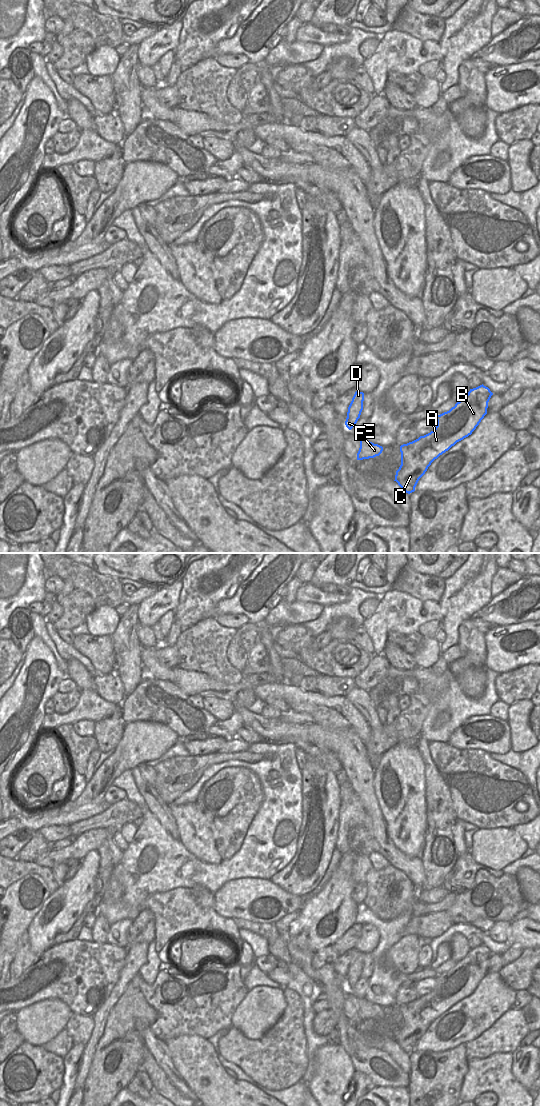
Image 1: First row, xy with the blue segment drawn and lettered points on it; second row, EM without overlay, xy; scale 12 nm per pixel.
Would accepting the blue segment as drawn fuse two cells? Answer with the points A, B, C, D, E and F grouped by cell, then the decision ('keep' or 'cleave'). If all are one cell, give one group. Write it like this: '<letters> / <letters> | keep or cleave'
A B C D E F | keep

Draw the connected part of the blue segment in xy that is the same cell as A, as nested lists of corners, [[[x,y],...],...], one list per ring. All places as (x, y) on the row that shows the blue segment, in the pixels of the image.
[[[483,384],[470,389],[465,398],[449,411],[436,416],[437,426],[433,431],[400,446],[401,465],[394,481],[402,490],[408,494],[414,492],[431,463],[472,434],[487,414],[492,395]]]

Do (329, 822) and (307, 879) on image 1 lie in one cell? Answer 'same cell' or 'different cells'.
same cell

